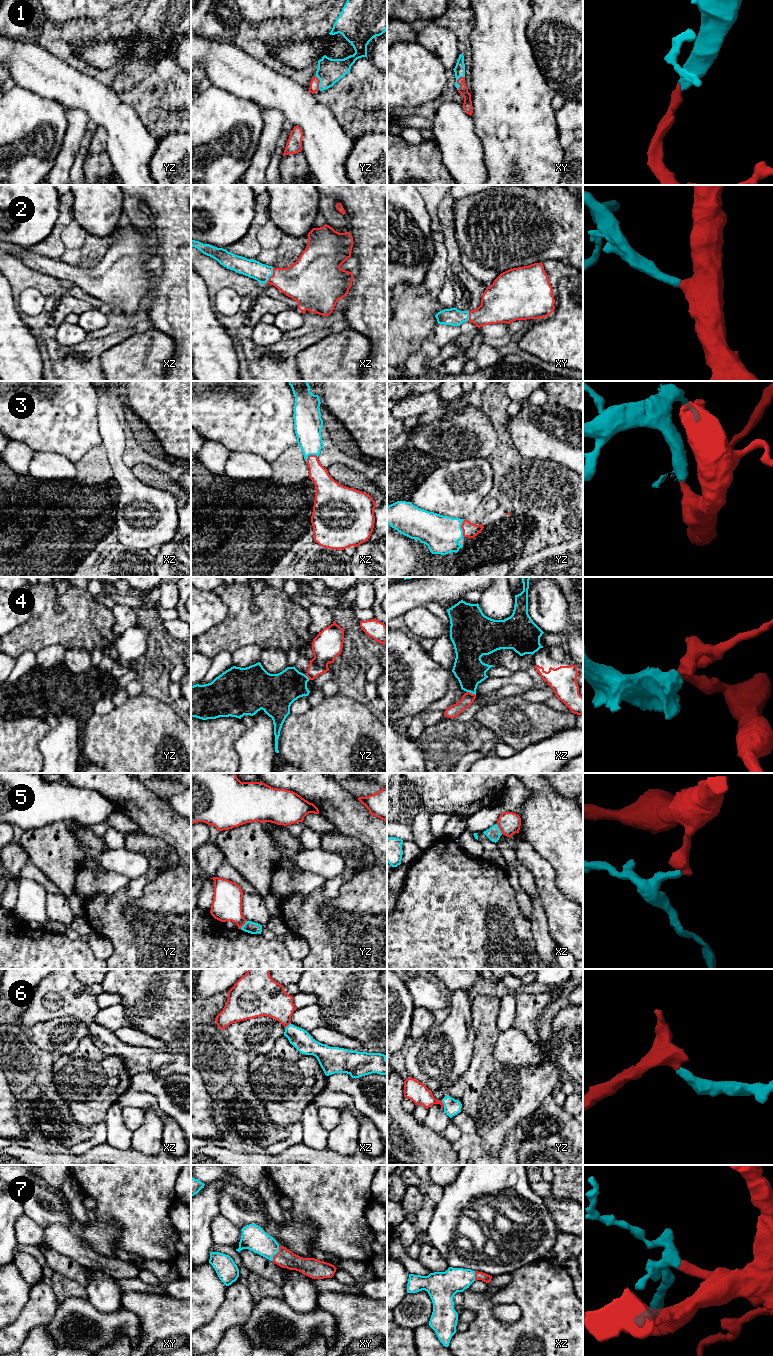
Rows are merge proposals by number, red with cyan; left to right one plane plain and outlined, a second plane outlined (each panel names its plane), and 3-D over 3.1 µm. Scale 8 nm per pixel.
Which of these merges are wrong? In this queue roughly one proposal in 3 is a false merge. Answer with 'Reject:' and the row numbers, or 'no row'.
Reject: 4, 5

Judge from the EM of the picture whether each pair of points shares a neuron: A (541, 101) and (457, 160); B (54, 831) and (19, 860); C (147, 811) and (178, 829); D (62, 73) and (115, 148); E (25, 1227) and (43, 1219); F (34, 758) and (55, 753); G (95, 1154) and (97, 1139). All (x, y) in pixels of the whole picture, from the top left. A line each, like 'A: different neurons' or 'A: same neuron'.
A: different neurons
B: different neurons
C: same neuron
D: same neuron
E: different neurons
F: different neurons
G: different neurons

